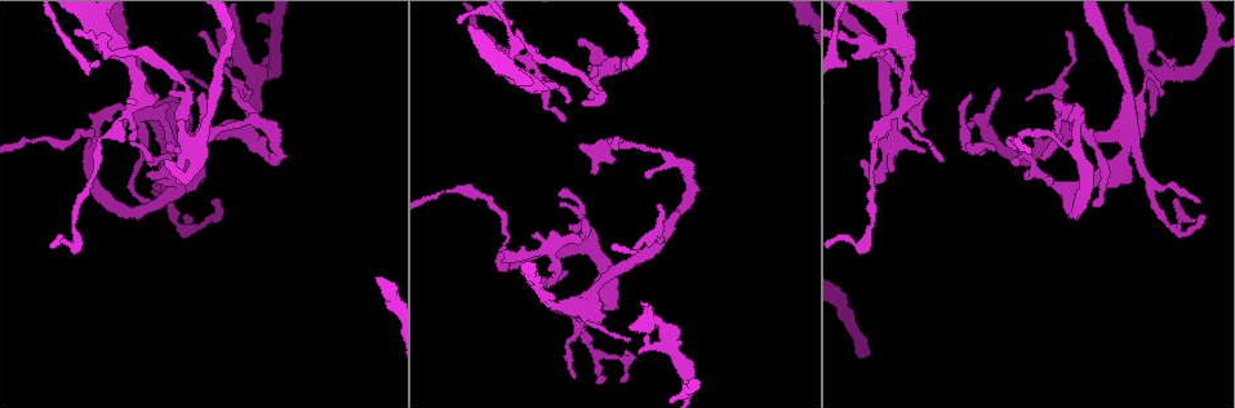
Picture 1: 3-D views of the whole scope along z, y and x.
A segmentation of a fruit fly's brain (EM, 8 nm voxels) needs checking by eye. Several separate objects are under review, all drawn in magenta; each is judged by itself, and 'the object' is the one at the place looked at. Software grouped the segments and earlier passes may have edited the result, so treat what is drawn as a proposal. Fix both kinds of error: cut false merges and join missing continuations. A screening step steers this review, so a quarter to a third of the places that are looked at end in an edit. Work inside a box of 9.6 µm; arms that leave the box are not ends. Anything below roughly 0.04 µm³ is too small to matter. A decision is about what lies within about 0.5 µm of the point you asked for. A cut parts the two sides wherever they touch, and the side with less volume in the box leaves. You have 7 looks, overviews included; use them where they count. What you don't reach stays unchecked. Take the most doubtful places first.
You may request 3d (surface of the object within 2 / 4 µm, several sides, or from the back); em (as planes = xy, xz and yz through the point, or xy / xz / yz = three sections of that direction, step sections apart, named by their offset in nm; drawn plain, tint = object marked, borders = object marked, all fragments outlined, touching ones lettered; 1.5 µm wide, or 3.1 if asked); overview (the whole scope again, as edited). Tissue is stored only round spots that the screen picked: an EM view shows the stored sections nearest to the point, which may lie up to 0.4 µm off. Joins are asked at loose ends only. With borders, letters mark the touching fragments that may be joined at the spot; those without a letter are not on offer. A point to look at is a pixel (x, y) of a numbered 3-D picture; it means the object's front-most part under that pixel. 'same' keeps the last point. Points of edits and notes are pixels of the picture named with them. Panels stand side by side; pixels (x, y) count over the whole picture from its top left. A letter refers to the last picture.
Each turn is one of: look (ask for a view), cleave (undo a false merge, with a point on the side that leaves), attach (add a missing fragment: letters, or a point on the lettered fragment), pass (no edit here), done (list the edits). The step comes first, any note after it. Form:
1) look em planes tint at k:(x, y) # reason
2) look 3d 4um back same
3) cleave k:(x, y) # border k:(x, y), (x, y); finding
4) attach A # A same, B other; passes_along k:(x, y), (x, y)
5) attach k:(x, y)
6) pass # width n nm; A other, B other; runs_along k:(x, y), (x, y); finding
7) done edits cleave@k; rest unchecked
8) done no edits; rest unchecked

look 3d 2um at 1:(227, 61) # an open end

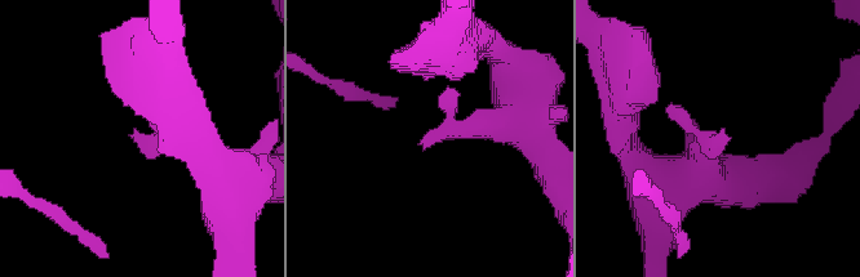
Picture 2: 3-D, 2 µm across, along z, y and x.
look em planes borders at 2:(135, 135)

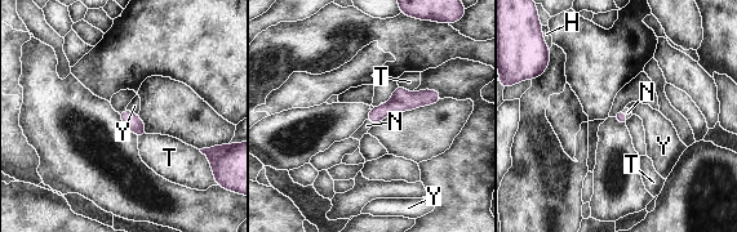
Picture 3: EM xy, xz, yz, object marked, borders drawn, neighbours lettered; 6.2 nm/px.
attach N # H other, N same, T other, Y other; passes_along 3:(402, 99), (369, 121), (367, 125); it goes on there

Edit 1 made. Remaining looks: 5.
look overview # see it whole again

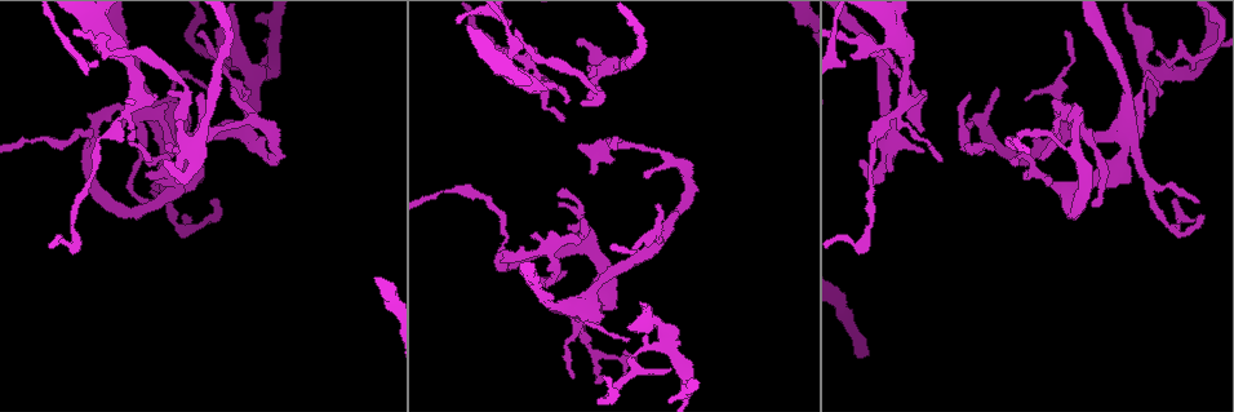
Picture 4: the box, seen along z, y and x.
look em planes tint at 4:(572, 235) # sharp bend

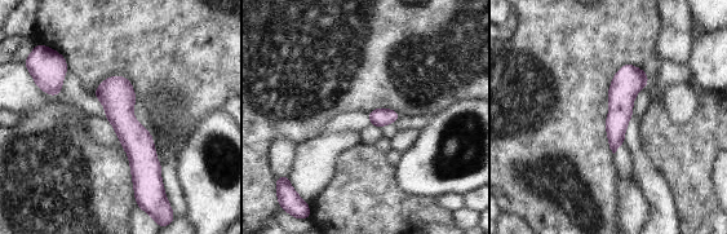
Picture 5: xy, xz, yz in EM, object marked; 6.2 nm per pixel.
look em planes borders same

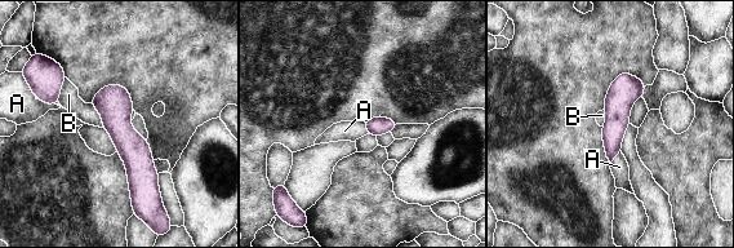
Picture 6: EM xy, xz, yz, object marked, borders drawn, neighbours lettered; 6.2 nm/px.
pass # A other, B other; border 6:(88, 103), (98, 111), (103, 127); continuous, no second neuron

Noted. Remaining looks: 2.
done edits attach@3; rest unchecked

